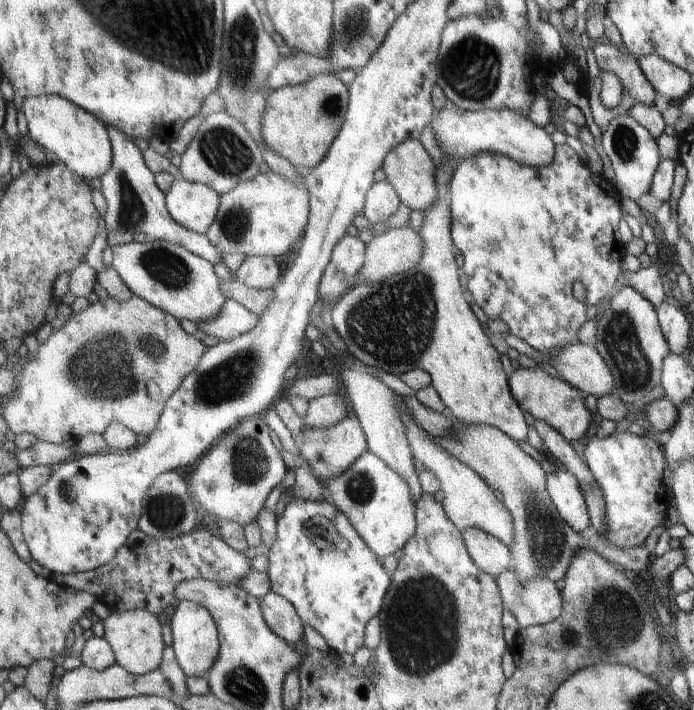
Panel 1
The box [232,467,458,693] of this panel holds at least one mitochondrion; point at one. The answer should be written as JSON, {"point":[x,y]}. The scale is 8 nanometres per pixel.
{"point":[319,532]}

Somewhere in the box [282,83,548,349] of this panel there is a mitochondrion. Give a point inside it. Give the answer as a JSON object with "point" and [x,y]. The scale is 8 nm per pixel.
{"point":[330,104]}

